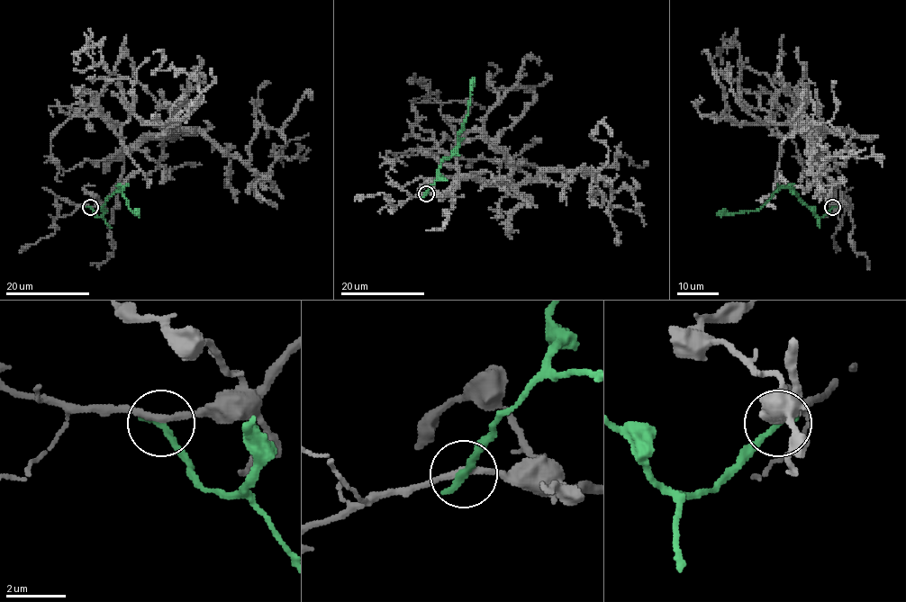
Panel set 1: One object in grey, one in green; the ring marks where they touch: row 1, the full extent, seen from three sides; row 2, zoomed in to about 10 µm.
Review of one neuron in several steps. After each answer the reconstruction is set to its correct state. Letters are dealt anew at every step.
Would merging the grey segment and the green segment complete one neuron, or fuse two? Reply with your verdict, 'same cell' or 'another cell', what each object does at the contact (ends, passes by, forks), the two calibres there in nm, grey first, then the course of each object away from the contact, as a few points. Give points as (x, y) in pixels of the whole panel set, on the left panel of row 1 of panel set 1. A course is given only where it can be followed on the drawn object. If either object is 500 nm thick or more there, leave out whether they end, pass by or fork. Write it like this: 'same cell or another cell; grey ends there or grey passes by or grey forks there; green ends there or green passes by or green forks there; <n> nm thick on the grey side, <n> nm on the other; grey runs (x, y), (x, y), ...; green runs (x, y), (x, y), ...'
another cell; grey passes by; green ends there; 220 nm thick on the grey side, 280 nm on the other; grey runs (90, 207), (112, 193), (127, 153), (176, 122), (129, 110), (102, 41), (77, 64); green runs (90, 207), (101, 218), (107, 199), (122, 186), (127, 205), (135, 213), (138, 212)

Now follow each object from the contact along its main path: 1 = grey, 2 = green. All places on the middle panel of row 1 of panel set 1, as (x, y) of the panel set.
1: (425, 193), (448, 195), (462, 178), (502, 181), (511, 170), (483, 135), (457, 137), (437, 95), (412, 82)
2: (425, 193), (436, 180), (442, 161), (454, 153), (457, 145), (457, 132), (466, 117), (470, 81), (474, 78)

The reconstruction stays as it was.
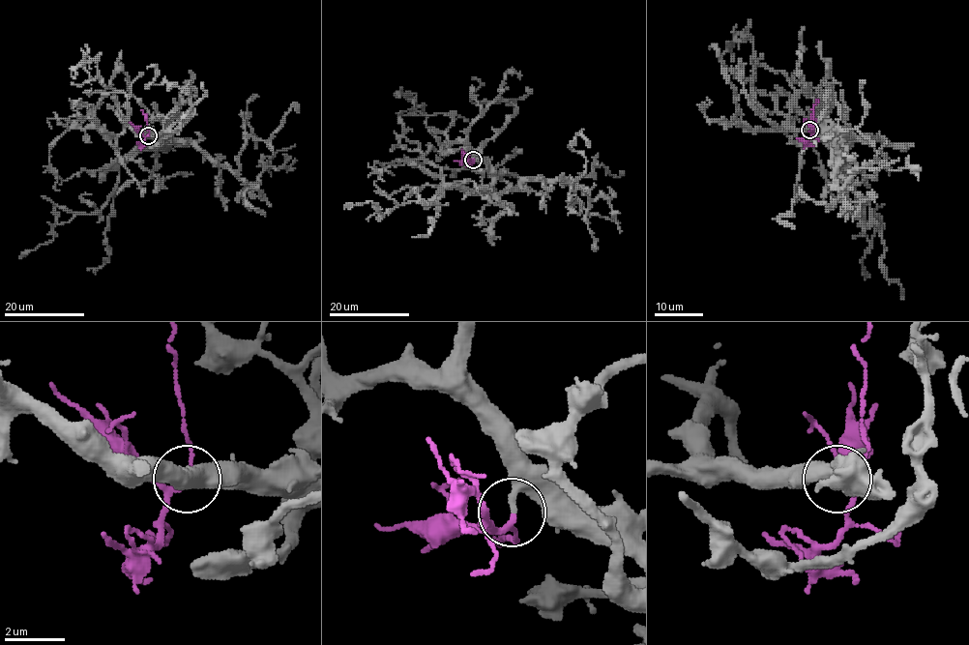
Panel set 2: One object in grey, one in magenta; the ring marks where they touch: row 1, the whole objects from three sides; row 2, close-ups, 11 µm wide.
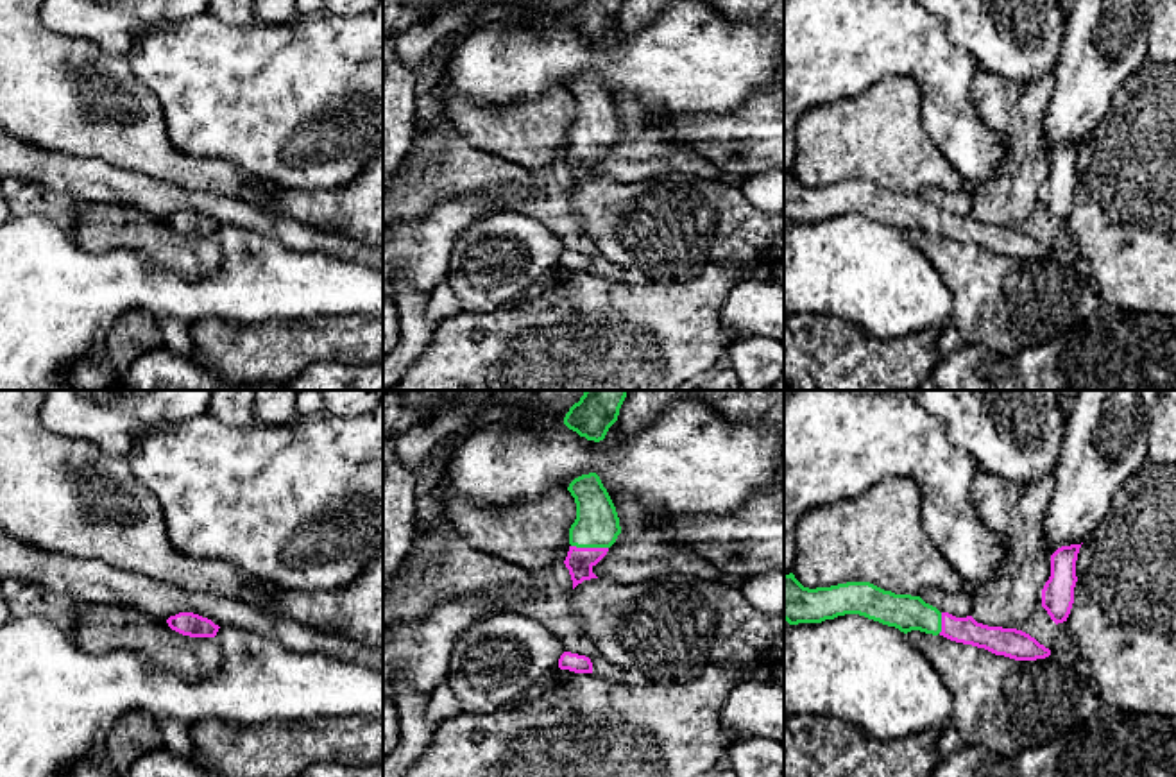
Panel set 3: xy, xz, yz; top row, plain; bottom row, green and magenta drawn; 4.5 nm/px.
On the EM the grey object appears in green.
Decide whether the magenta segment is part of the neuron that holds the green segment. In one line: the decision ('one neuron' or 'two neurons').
one neuron

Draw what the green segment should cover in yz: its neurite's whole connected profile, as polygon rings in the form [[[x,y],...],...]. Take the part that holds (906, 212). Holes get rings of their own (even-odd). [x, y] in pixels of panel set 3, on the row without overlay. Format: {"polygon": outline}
{"polygon": [[[793,172],[784,174],[784,218],[789,224],[822,222],[845,213],[859,213],[904,233],[911,229],[940,233],[1015,260],[1036,260],[1051,254],[1049,247],[1022,229],[988,226],[972,215],[956,217],[940,211],[920,195],[895,193],[870,181],[809,188]]]}

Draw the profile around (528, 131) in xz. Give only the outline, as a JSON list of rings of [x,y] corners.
[[[551,86],[533,98],[485,109],[453,90],[442,93],[446,116],[471,147],[528,170],[553,168],[555,150],[569,143],[576,102],[569,90]]]

